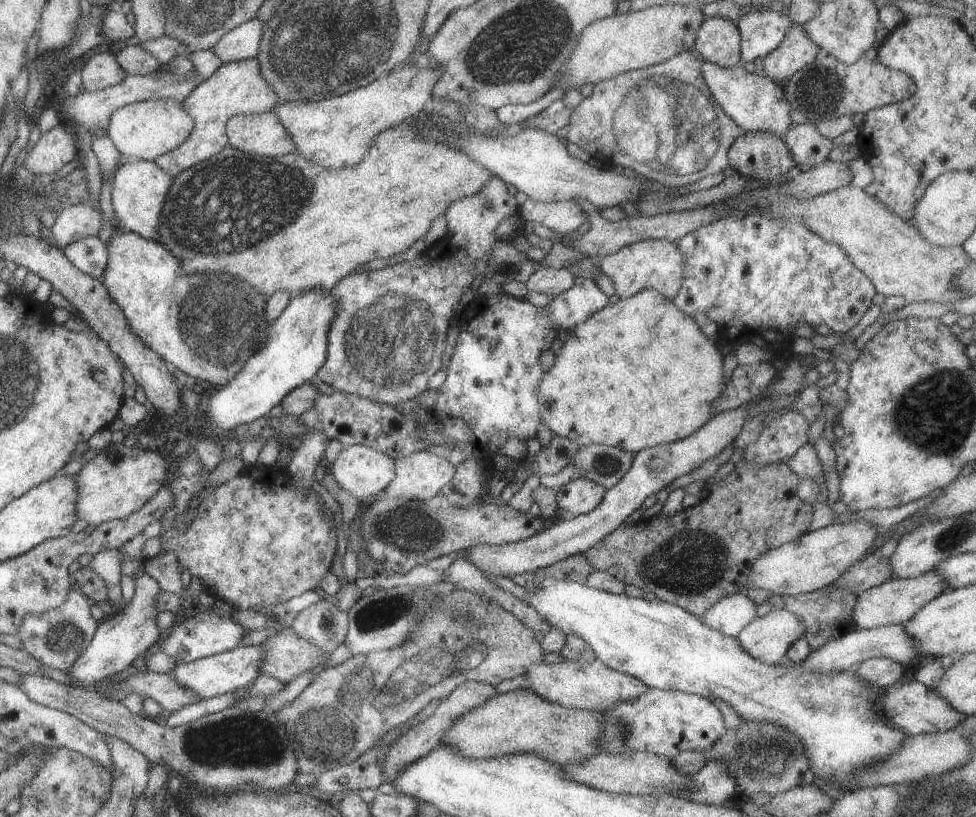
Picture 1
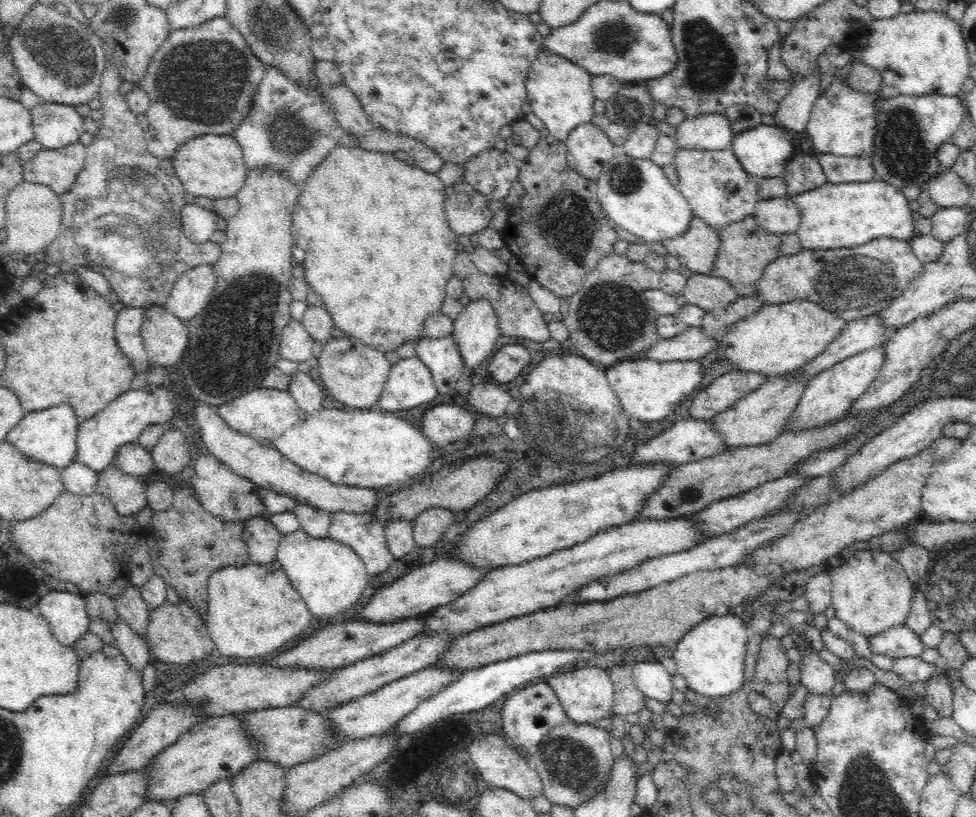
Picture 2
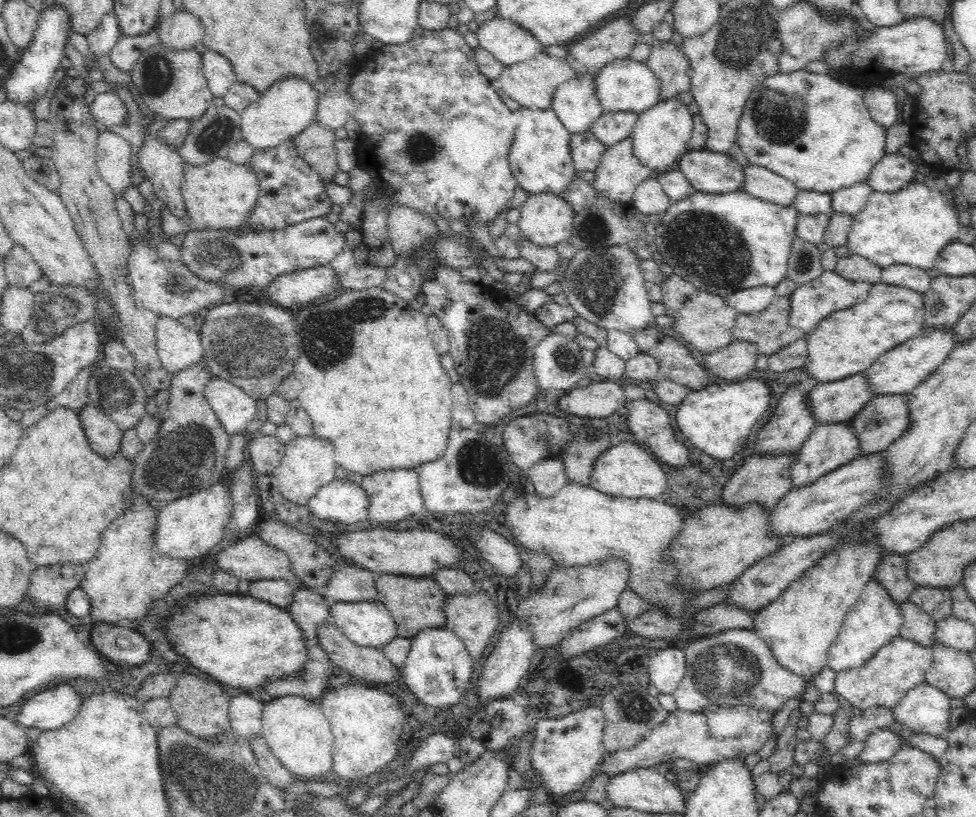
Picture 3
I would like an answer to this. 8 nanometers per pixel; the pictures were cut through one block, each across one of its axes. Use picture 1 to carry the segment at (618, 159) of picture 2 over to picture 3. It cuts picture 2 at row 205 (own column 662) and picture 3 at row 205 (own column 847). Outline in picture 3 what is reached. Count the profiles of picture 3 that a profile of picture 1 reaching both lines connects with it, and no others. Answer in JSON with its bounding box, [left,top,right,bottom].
[655,189,797,298]

